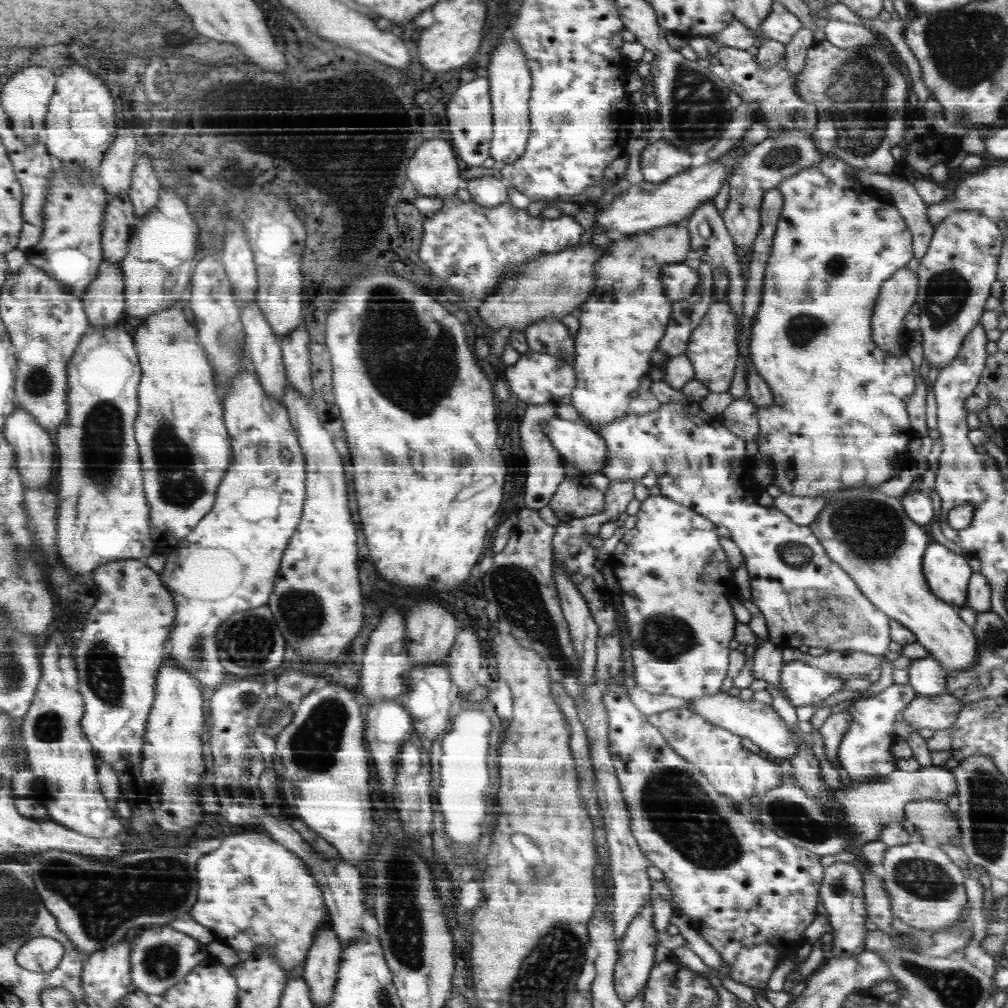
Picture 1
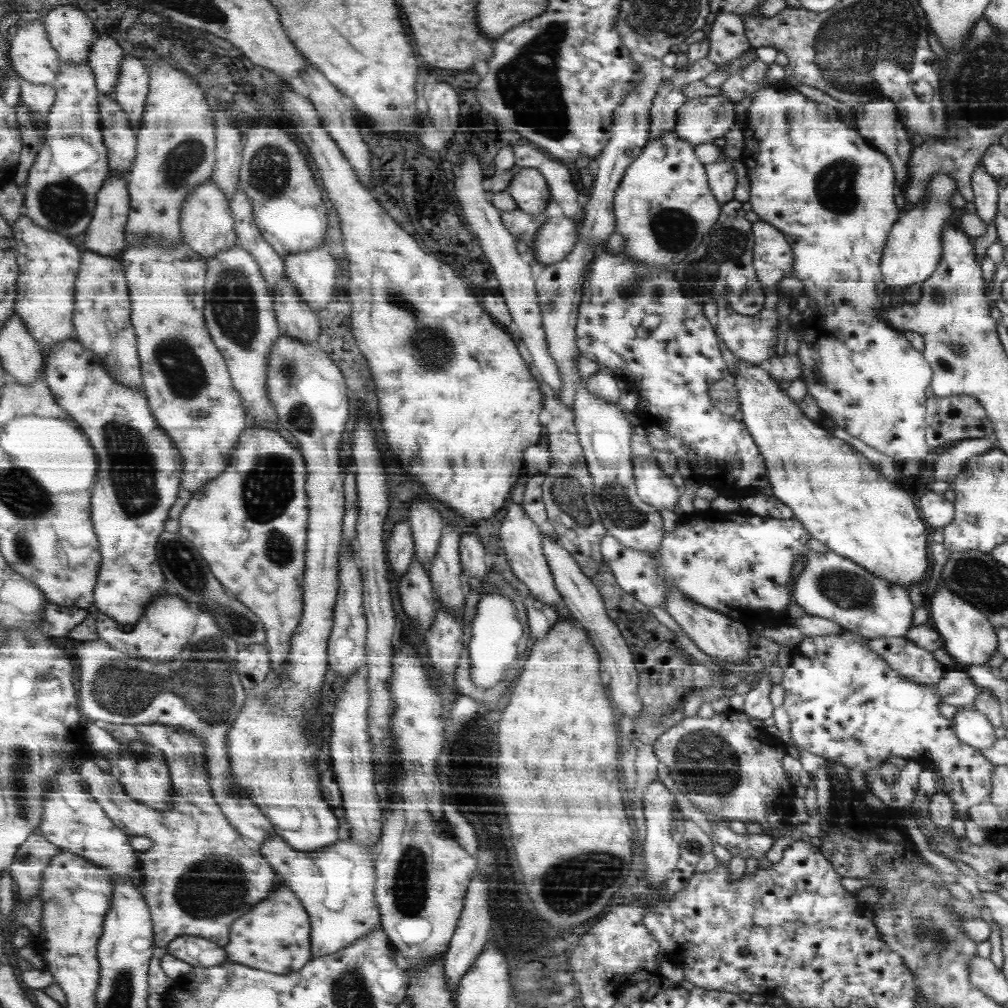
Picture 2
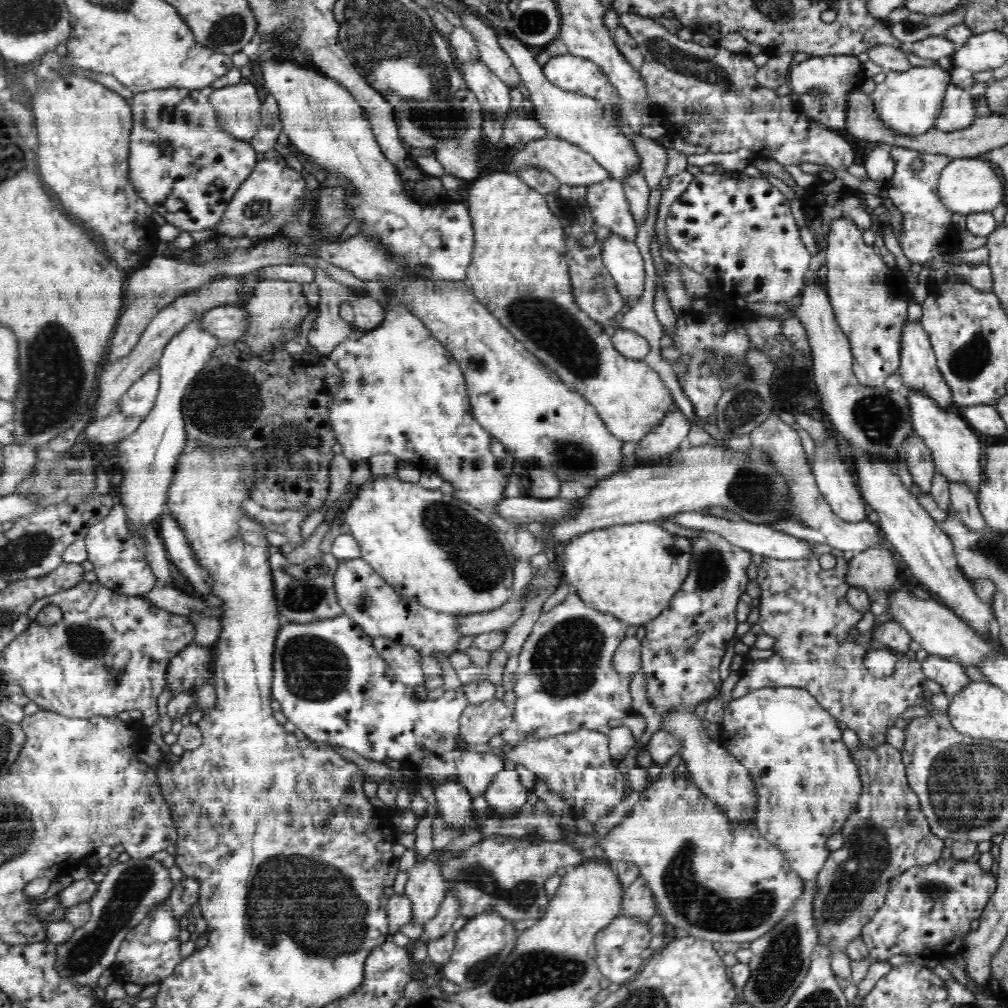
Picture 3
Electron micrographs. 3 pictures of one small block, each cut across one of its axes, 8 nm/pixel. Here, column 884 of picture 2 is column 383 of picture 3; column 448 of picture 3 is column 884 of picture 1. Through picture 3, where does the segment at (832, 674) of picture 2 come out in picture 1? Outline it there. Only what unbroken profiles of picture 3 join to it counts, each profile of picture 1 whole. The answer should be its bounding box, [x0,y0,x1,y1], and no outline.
[837,684,917,784]

